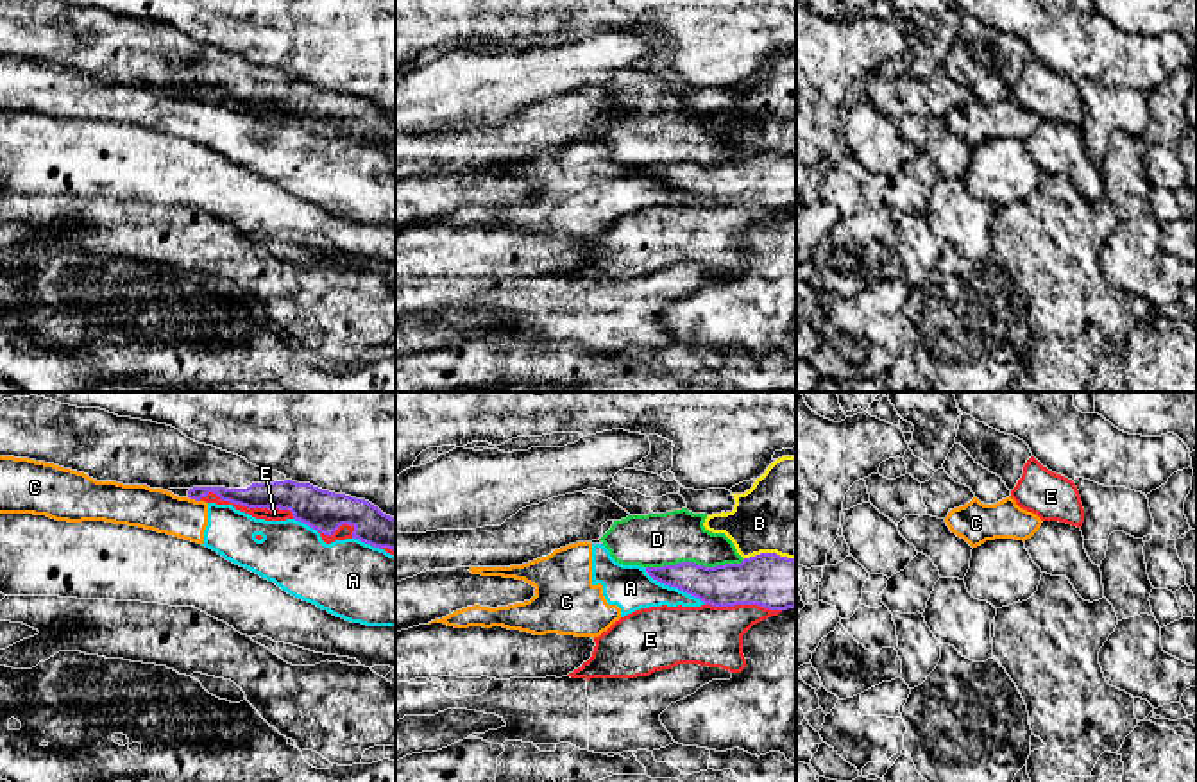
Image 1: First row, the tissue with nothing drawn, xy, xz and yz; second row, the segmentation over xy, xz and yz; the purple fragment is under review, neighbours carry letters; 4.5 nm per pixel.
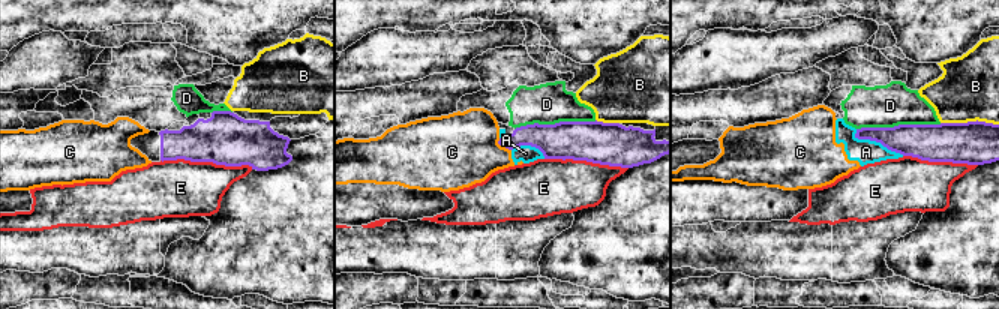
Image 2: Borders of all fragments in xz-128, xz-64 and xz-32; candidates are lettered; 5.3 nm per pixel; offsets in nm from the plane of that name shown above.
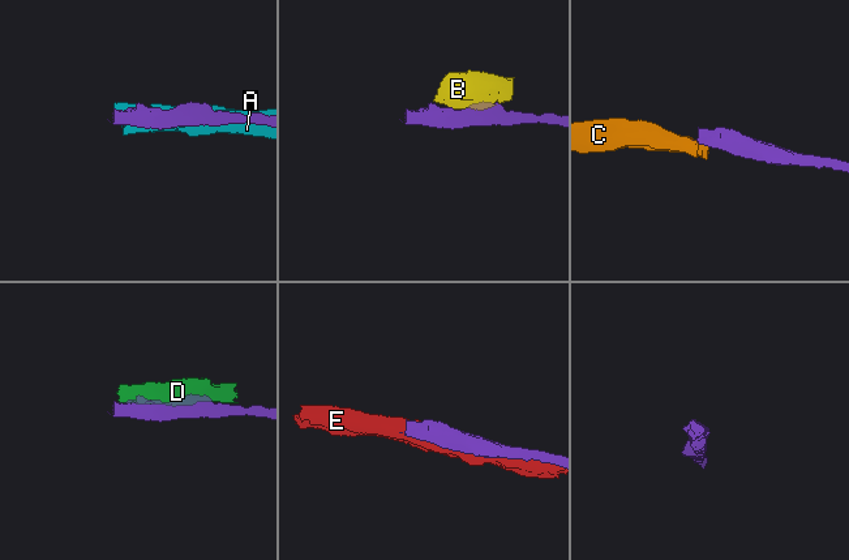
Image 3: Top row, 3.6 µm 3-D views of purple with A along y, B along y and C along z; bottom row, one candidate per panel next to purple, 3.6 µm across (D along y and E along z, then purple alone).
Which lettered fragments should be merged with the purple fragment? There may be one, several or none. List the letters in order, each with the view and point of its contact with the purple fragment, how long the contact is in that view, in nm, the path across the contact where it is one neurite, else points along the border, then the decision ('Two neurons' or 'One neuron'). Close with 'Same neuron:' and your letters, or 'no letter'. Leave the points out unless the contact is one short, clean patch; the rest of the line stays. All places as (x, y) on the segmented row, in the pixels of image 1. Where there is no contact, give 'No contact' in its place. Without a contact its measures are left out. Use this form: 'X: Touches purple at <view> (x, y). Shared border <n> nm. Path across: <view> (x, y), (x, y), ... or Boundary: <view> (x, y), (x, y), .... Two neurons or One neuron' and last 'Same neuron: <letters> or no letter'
A: Touches purple at xz (675, 586). Shared border 320 nm. Two neurons
B: Touches purple at xz (770, 553). Shared border 240 nm. Two neurons
C: Touches purple at xy (194, 498). Shared border 60 nm. Boundary: xy (188, 496), (199, 501). Two neurons
D: Touches purple at xz (695, 564). Shared border 440 nm. Two neurons
E: Touches purple at xy (247, 507). Shared border 440 nm. Two neurons
Same neuron: no letter

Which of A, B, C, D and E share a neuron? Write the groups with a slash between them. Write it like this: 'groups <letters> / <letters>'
groups A C / B / D / E

